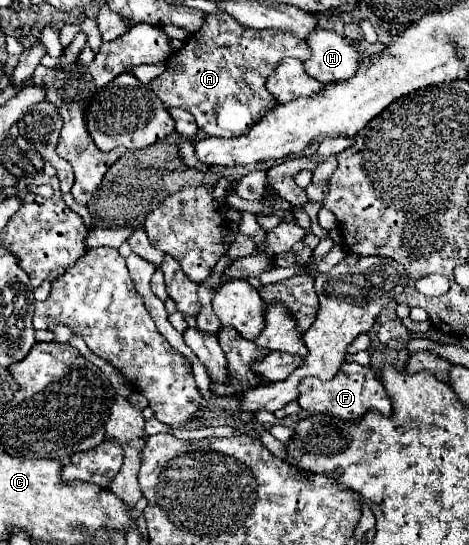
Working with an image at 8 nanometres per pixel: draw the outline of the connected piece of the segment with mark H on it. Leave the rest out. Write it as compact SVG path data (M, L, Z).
M318 27L308 35L306 43L312 55L302 65L304 71L316 81L326 85L332 81L350 79L358 71L362 59L360 49L336 31L324 31Z

